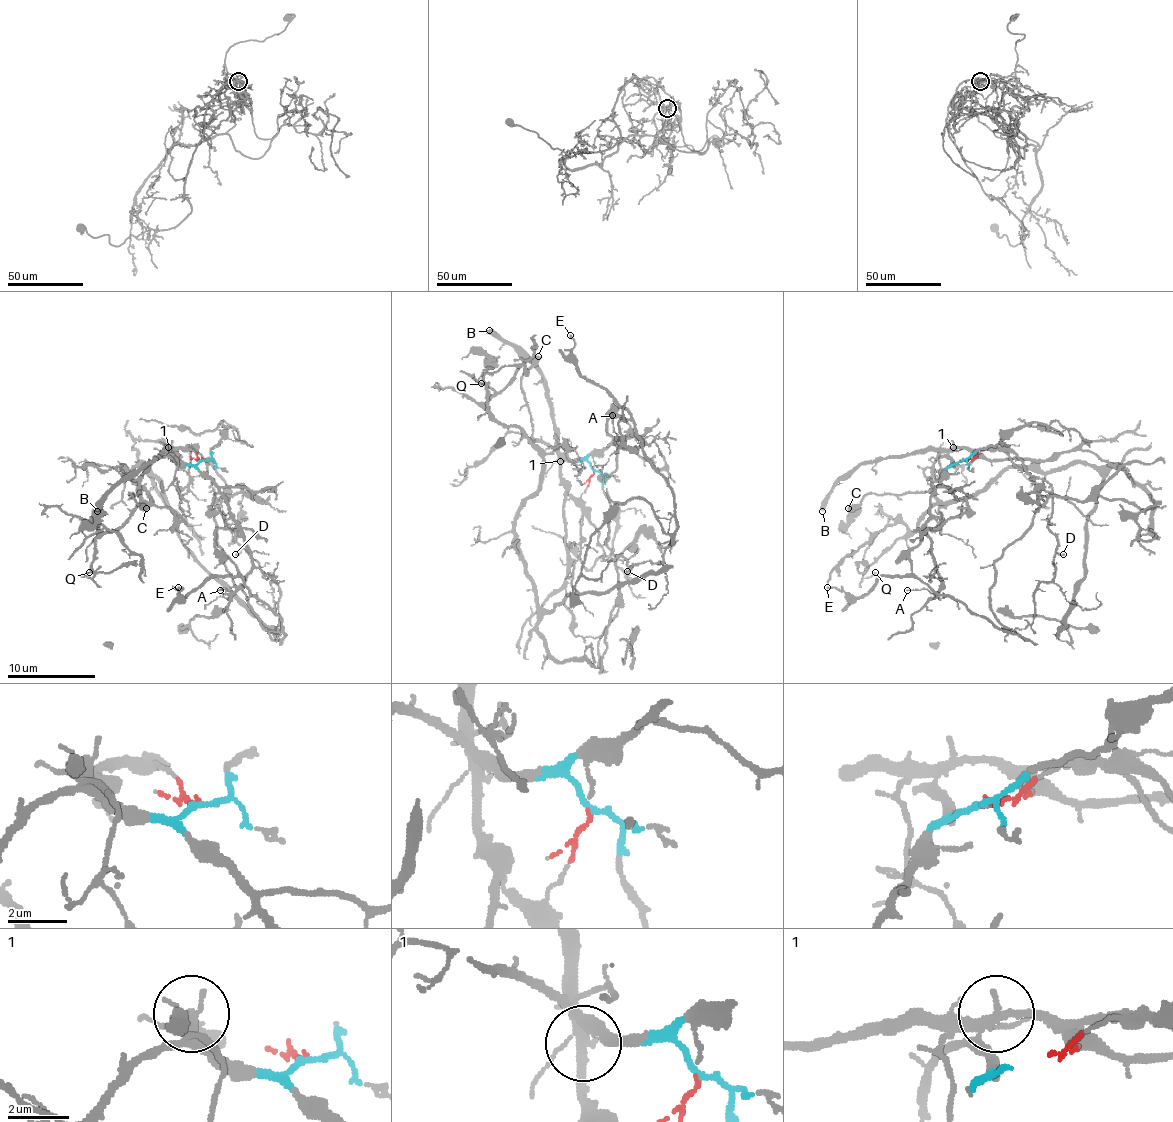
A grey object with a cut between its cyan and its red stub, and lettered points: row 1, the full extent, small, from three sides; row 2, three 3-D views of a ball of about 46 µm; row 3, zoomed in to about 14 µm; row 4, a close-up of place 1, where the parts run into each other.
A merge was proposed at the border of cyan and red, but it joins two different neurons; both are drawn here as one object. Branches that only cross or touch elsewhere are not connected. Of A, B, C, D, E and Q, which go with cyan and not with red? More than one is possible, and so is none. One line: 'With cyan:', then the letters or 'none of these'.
With cyan: A, C, E, Q

